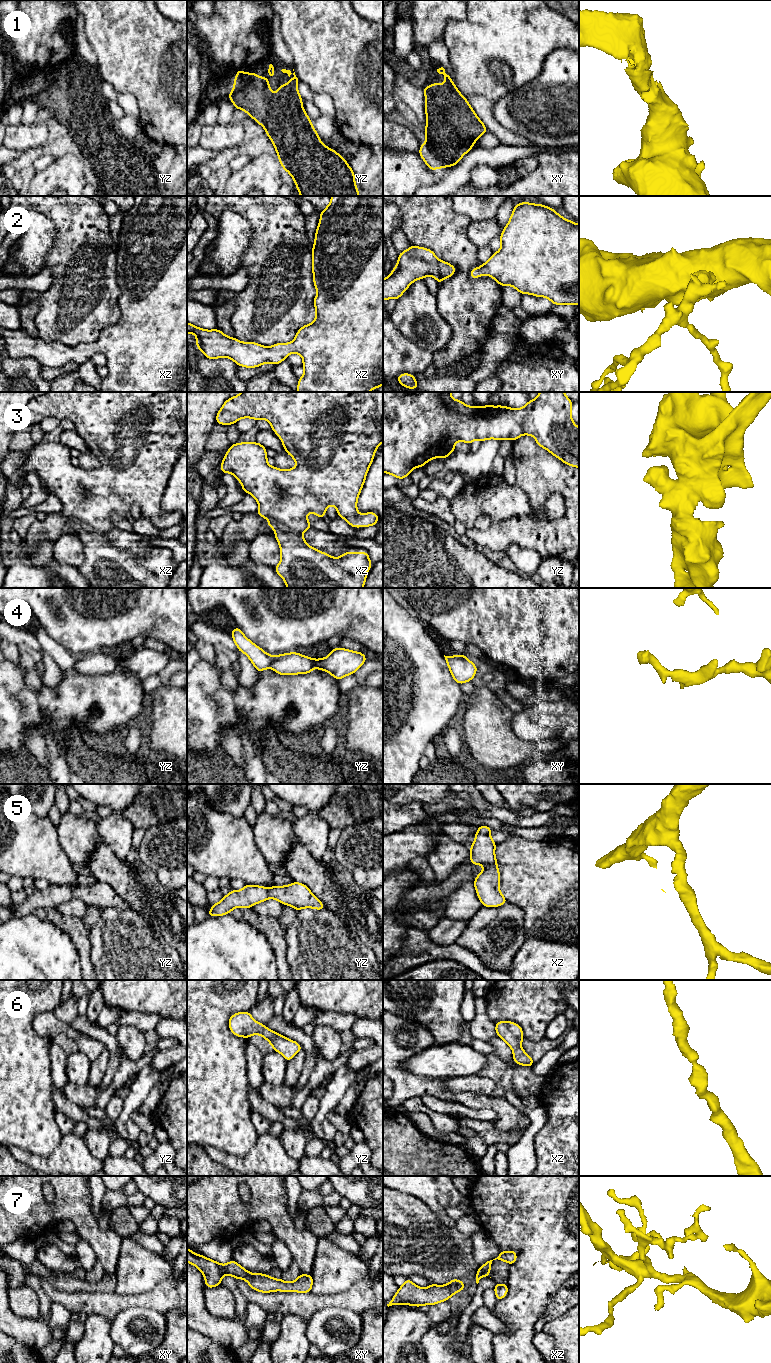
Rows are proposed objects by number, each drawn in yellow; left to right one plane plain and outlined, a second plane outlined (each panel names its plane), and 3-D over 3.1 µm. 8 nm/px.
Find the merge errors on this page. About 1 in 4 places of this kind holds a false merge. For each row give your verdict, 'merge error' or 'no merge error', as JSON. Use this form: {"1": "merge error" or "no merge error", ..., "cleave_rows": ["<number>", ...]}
{"1": "no merge error", "2": "no merge error", "3": "no merge error", "4": "no merge error", "5": "no merge error", "6": "no merge error", "7": "no merge error", "cleave_rows": []}

